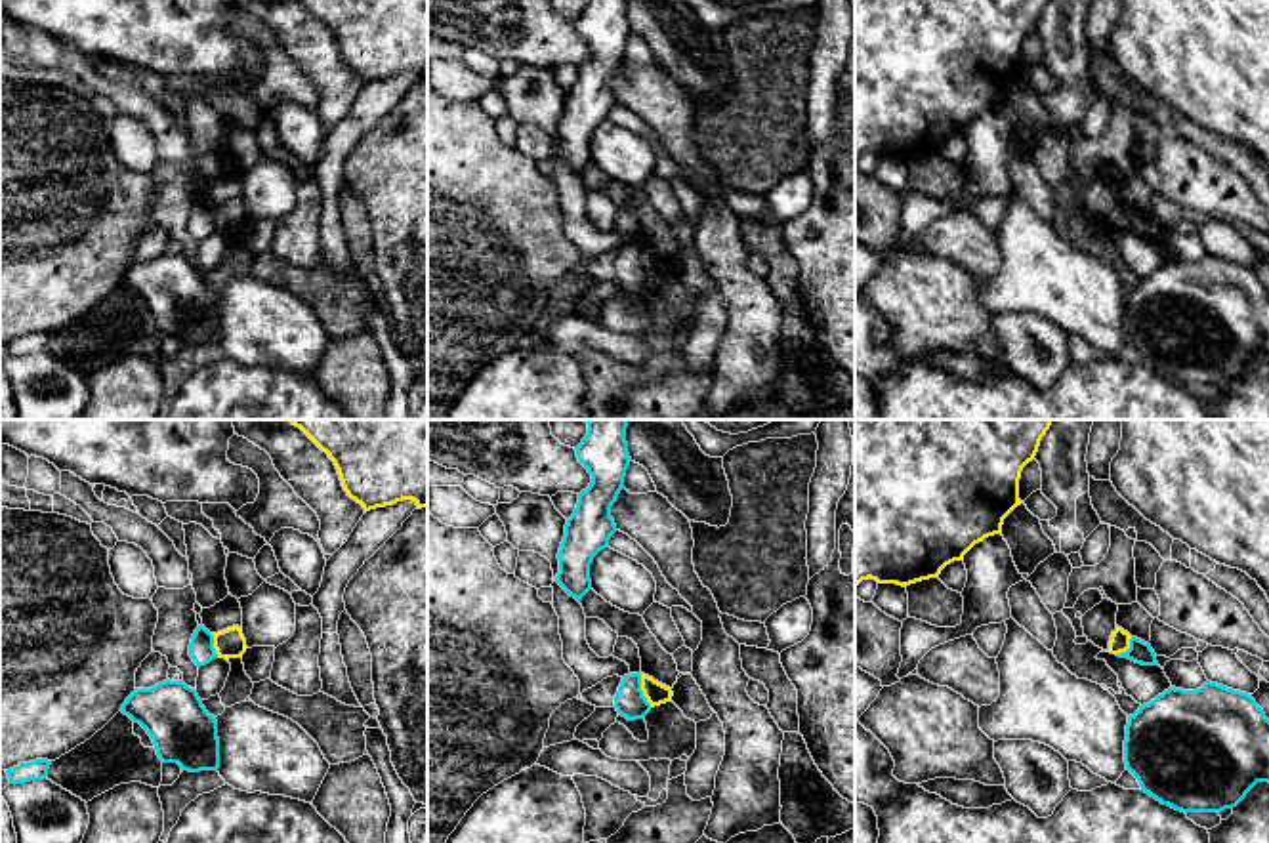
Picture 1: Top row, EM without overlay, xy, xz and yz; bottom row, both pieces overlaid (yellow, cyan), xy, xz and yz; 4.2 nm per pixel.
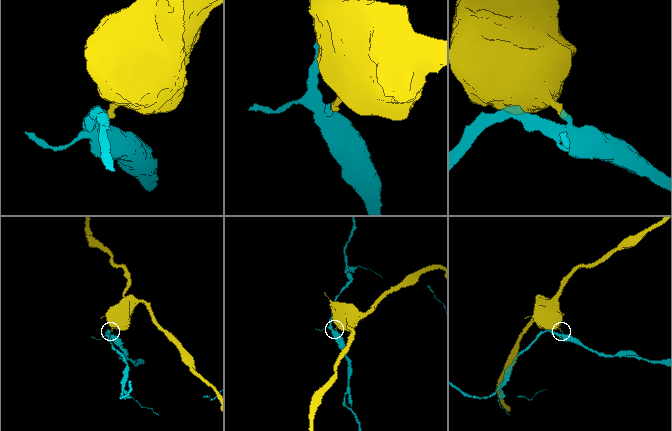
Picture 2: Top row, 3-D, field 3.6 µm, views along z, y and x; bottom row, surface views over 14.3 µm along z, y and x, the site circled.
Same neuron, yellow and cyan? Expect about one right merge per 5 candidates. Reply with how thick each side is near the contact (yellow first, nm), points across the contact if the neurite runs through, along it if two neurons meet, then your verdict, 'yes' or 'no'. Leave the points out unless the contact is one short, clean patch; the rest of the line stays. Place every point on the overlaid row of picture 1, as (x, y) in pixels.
calibres 90 and 130 nm; border xz (640, 674), (642, 695), (651, 706); no

